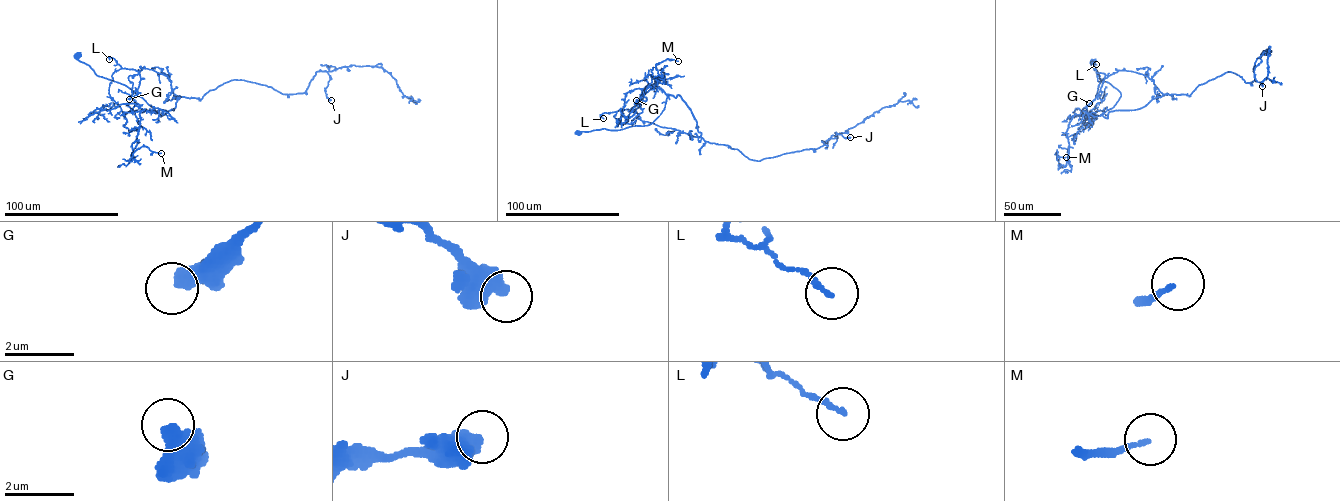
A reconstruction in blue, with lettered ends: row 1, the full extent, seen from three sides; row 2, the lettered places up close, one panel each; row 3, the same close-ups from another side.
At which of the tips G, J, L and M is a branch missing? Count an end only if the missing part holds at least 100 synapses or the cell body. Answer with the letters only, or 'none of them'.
none of them

